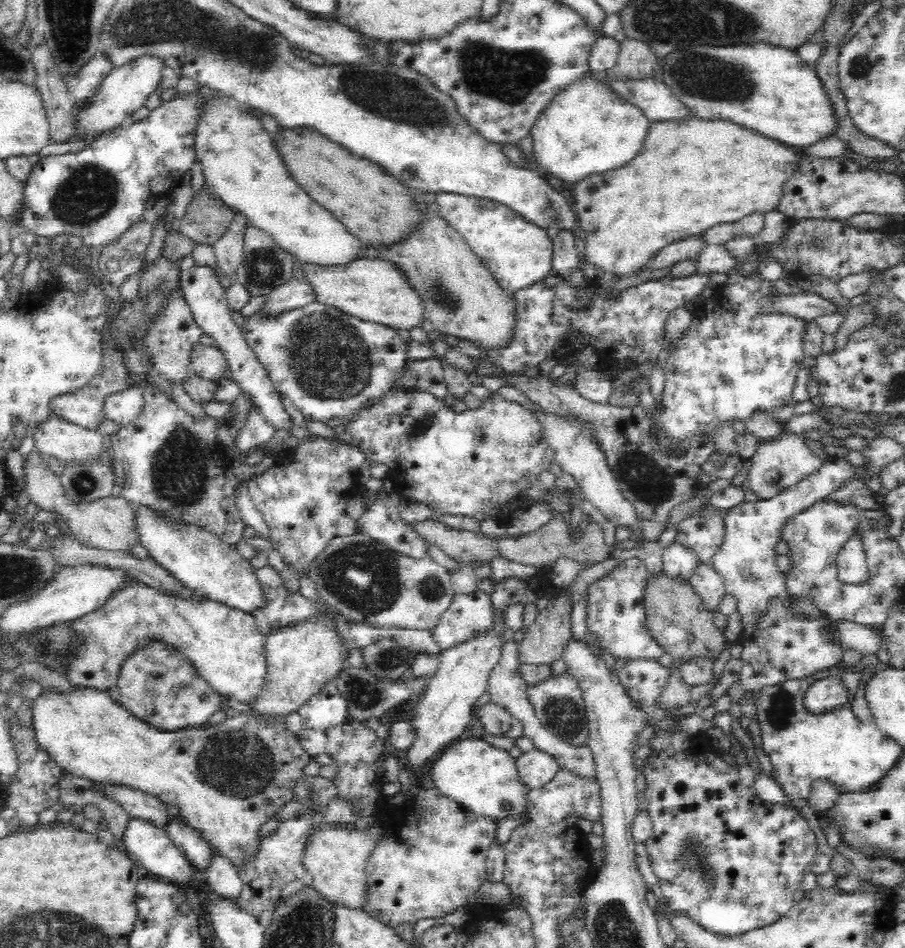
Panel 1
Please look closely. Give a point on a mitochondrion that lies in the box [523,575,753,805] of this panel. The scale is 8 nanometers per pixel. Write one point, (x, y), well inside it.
(563, 715)

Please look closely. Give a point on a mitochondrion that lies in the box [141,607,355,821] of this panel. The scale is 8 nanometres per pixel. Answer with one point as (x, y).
(238, 765)

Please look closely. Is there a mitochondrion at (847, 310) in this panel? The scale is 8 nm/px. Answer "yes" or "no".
no

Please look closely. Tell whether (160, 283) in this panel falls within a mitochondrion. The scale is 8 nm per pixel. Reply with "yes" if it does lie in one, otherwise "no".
yes

